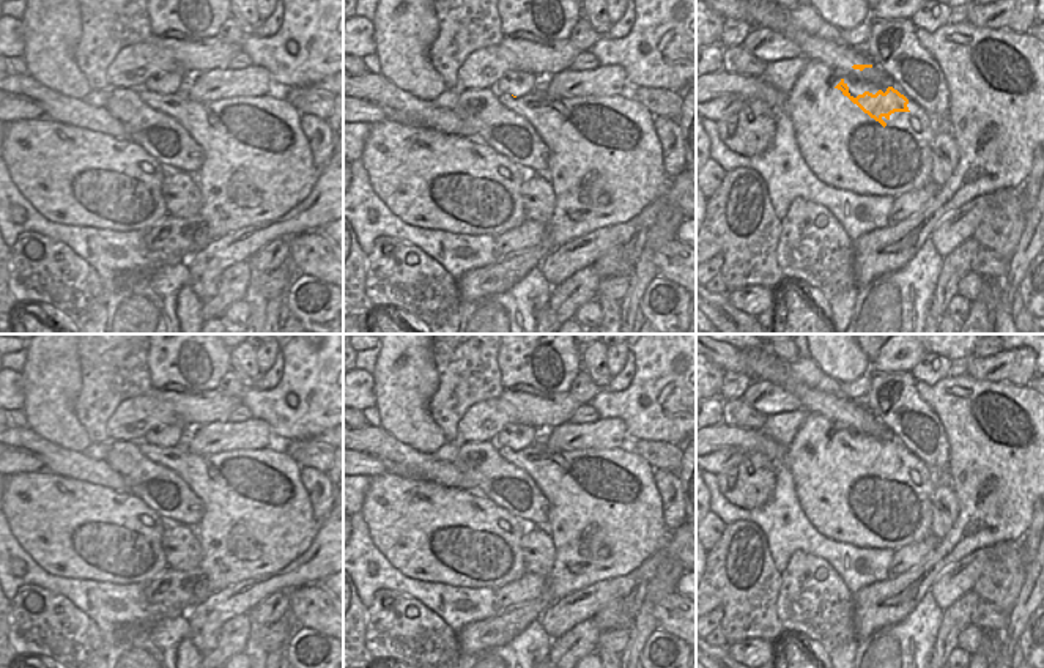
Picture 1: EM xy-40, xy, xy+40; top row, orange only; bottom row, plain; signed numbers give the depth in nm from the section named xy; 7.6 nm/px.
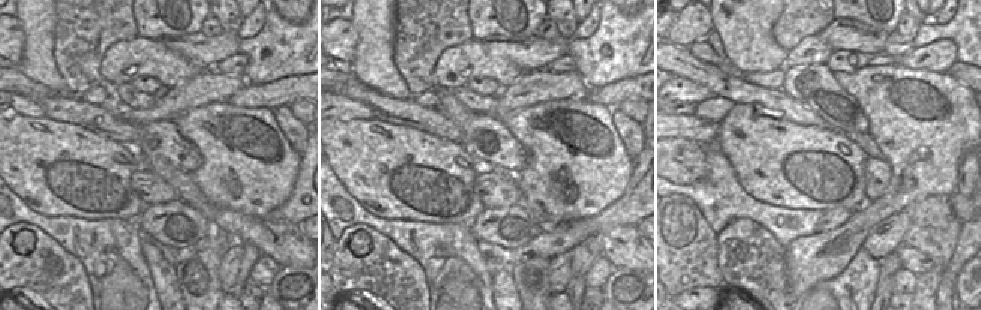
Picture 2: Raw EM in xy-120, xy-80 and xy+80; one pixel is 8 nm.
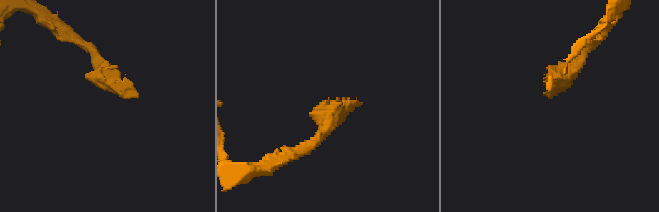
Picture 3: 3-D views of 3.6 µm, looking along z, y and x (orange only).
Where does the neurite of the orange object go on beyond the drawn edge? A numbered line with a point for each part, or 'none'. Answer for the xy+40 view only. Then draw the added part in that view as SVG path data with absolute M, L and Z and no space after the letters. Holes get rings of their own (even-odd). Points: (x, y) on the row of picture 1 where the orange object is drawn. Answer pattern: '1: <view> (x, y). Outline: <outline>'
1: xy+40 (825, 107). Outline: M822 88L813 93L805 106L805 120L811 126L827 126L838 131L844 140L863 150L869 158L891 156L896 139L868 113L849 113L844 102L849 98L838 88Z

